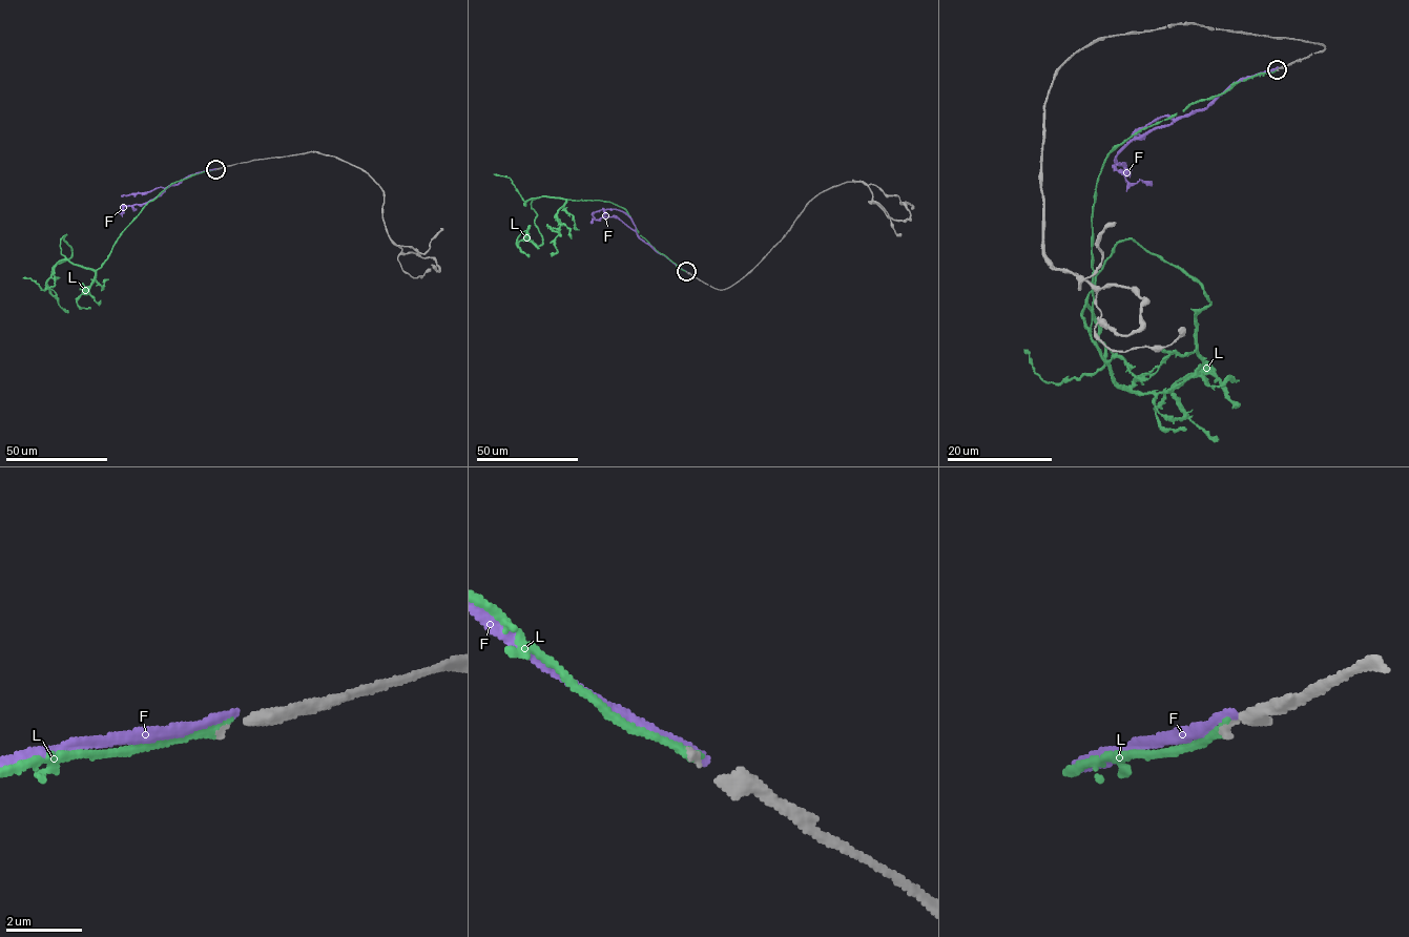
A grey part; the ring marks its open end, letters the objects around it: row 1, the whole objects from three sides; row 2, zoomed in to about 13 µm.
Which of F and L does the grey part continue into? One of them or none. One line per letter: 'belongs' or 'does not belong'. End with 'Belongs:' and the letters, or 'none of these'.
F: does not belong
L: belongs
Belongs: L

